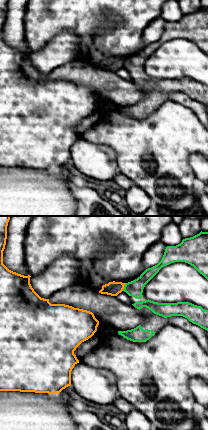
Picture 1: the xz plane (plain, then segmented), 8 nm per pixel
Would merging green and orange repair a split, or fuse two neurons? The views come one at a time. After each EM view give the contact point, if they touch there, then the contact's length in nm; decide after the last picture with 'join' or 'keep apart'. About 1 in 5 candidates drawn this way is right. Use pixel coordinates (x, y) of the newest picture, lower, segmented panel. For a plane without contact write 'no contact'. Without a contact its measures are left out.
(124, 287) | 70 nm

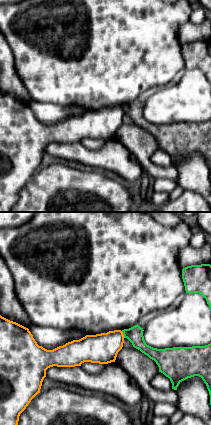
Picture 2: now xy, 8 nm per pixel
(123, 334) | 60 nm

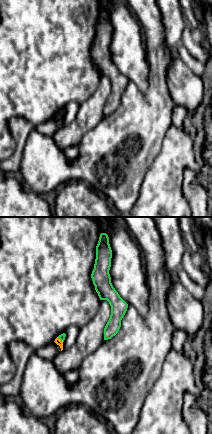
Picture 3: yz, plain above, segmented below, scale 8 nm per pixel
(60, 339) | 70 nm

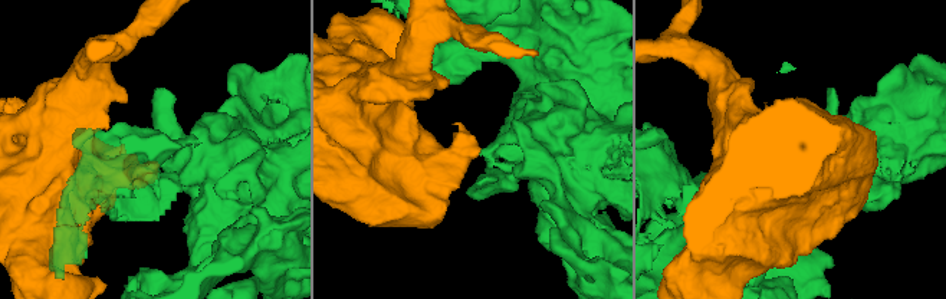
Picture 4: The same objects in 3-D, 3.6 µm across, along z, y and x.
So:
keep apart

